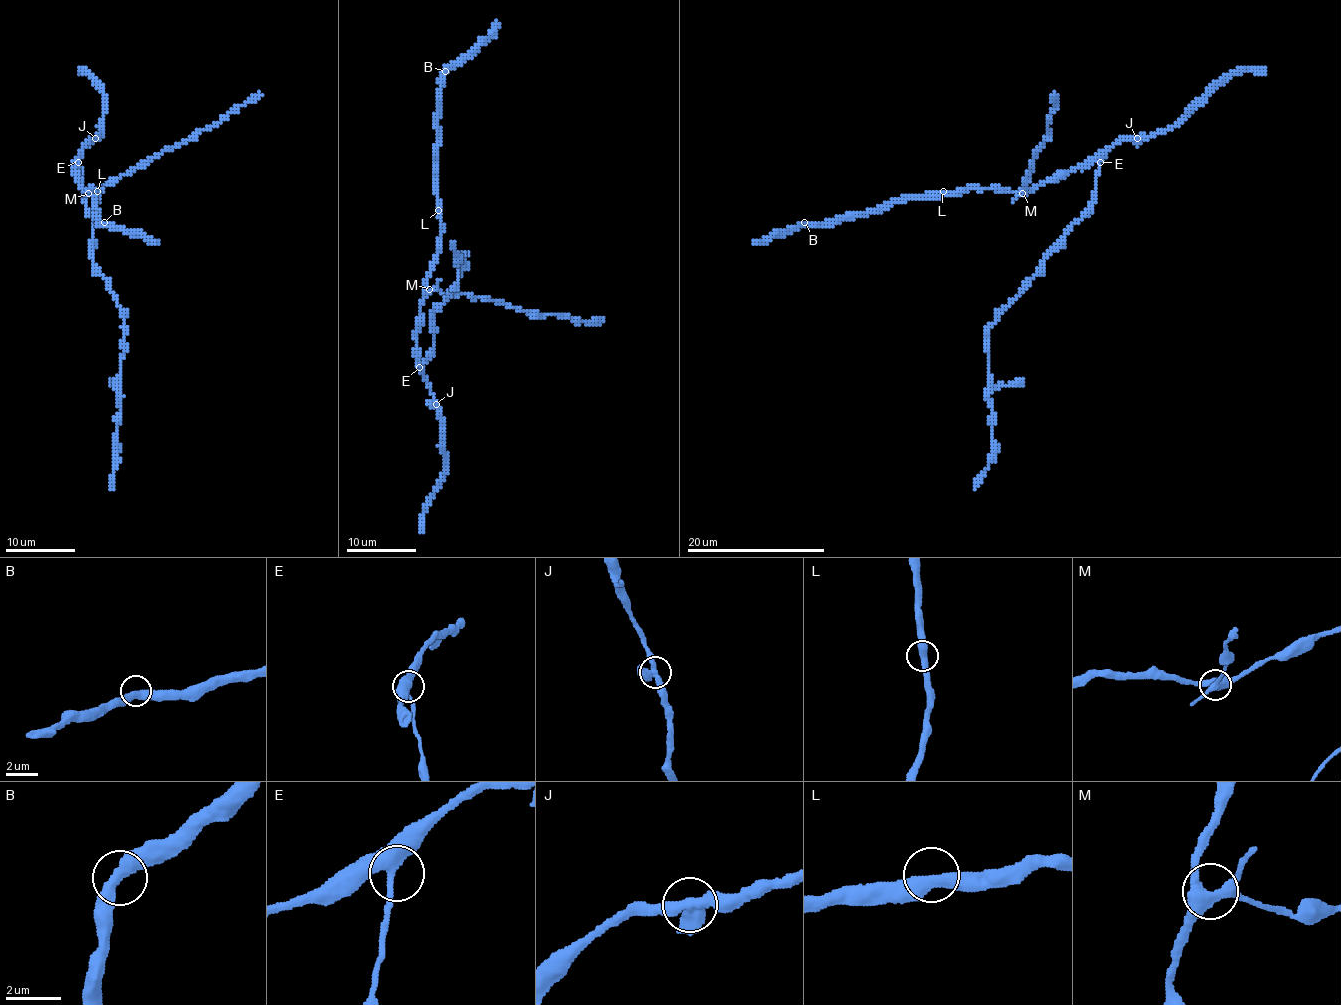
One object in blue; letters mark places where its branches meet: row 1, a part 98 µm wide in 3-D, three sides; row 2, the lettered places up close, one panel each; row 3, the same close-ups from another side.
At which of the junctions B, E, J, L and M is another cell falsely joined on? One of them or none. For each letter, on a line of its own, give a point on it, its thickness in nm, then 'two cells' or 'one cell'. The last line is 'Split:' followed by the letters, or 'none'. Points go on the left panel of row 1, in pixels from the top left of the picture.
B: place (104, 222); calibre 440 nm; one cell
E: place (78, 162); calibre 400 nm; one cell
J: place (95, 138); calibre 400 nm; one cell
L: place (97, 191); calibre 460 nm; one cell
M: place (88, 193); calibre 440 nm; one cell
Split: none

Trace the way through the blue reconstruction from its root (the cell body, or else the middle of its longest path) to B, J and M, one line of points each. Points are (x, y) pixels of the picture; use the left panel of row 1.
B: (76, 160), (75, 170), (80, 186), (85, 191), (99, 189), (95, 194), (95, 217), (104, 222)
J: (76, 160), (83, 148), (95, 137)
M: (76, 160), (76, 177), (80, 186), (88, 193)

